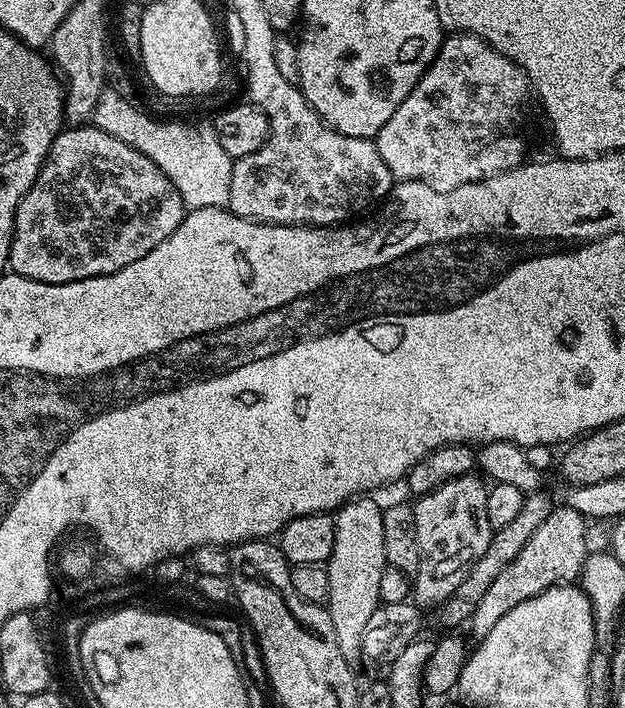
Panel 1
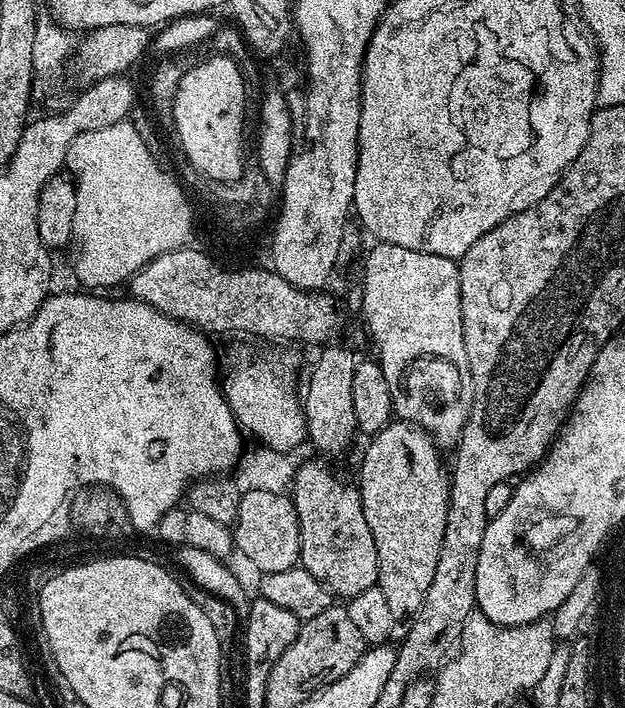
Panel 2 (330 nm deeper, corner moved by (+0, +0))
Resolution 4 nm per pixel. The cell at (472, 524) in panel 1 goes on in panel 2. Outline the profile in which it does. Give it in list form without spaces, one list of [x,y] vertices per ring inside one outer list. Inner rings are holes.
[[[383,242],[373,243],[368,257],[364,260],[364,288],[360,292],[359,311],[364,312],[364,320],[368,323],[368,332],[372,340],[380,344],[380,356],[378,362],[382,366],[382,374],[386,378],[386,386],[390,386],[390,398],[392,399],[393,413],[399,419],[407,420],[410,424],[416,424],[423,432],[431,436],[436,447],[441,450],[455,449],[460,442],[460,435],[470,418],[472,409],[472,375],[470,366],[466,362],[466,342],[462,334],[462,306],[460,305],[460,265],[457,261],[439,256],[438,254],[426,254],[422,250],[406,250],[406,246],[394,246]]]

